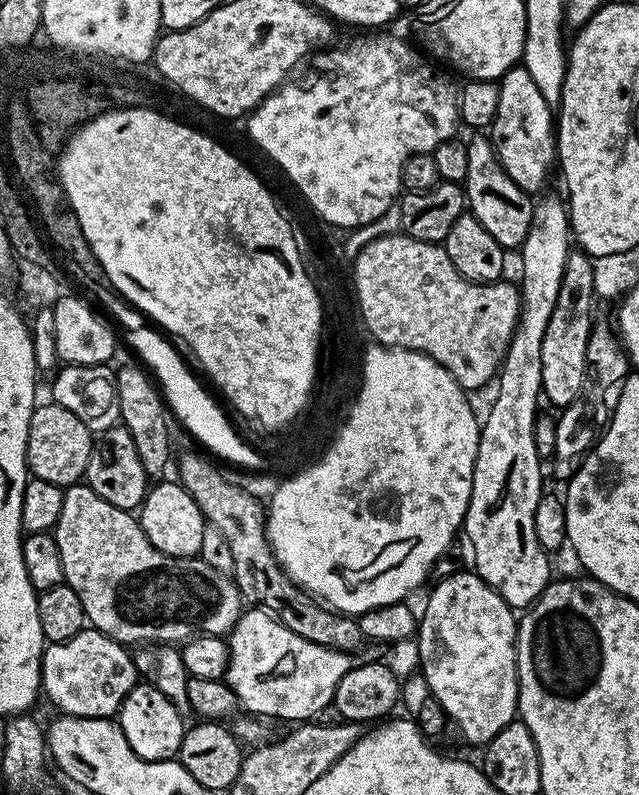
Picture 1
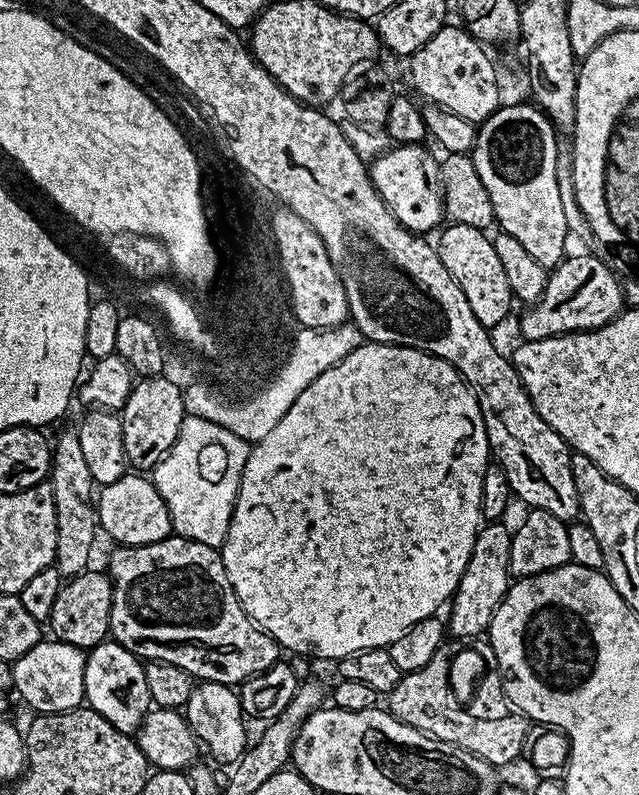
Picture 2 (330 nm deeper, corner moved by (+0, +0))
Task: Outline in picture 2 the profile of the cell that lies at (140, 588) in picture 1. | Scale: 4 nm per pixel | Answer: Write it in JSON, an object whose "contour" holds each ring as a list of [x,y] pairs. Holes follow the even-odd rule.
{"contour":[[[170,535],[162,542],[137,548],[120,546],[108,560],[107,575],[112,582],[110,606],[111,639],[132,649],[141,661],[166,662],[186,670],[197,681],[240,686],[245,681],[275,666],[282,649],[273,636],[261,630],[248,617],[226,578],[226,566],[219,551],[184,536]]]}

